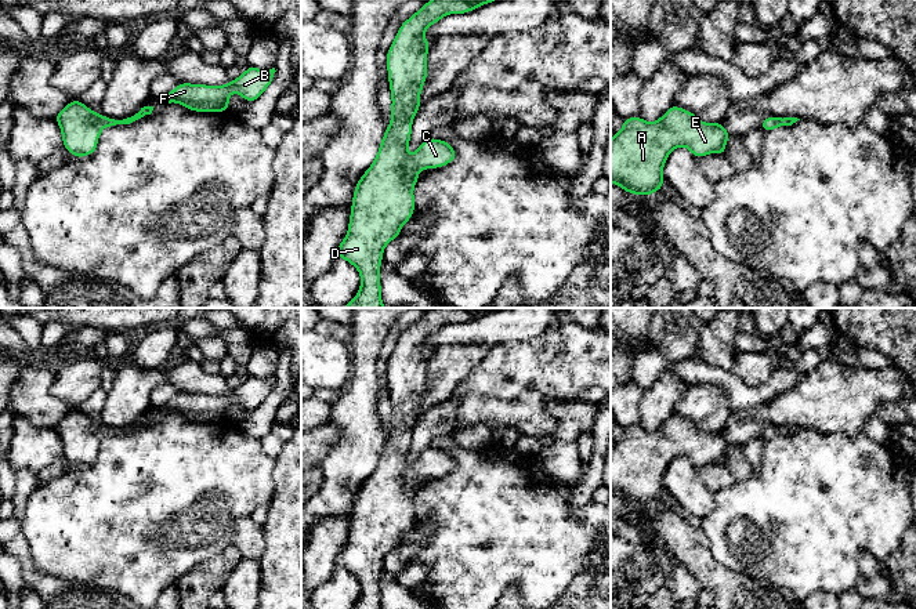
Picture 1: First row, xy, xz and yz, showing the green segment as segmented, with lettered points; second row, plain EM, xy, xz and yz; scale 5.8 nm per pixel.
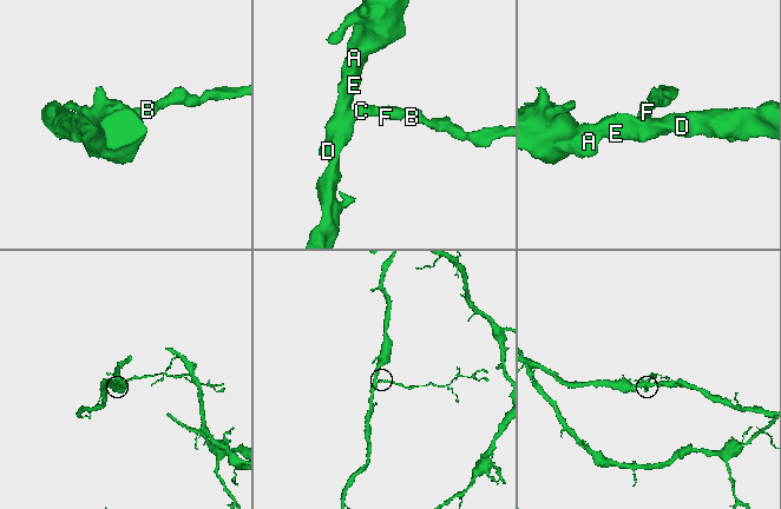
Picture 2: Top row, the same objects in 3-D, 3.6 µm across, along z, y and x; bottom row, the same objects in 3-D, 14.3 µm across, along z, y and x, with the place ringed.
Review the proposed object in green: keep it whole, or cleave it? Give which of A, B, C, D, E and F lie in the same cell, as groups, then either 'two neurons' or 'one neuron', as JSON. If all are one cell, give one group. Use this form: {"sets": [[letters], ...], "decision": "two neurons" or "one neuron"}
{"sets": [["A", "B", "C", "D", "E", "F"]], "decision": "one neuron"}

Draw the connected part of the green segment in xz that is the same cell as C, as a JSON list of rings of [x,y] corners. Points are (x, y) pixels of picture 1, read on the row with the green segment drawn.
[[[431,0],[408,18],[387,51],[387,72],[391,90],[391,123],[388,124],[379,152],[356,182],[347,236],[337,246],[336,257],[354,265],[361,275],[361,287],[356,296],[344,308],[385,308],[381,301],[380,265],[385,246],[401,235],[401,228],[414,213],[413,188],[419,171],[439,168],[456,159],[456,151],[448,141],[427,138],[409,156],[408,145],[412,135],[412,123],[420,108],[421,88],[427,80],[427,52],[431,41],[423,37],[424,32],[449,14],[467,14],[484,4],[496,0]]]

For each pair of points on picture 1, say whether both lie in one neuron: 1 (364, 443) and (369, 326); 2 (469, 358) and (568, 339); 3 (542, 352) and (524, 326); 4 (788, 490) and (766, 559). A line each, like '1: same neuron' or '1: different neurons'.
1: same neuron
2: different neurons
3: different neurons
4: same neuron

